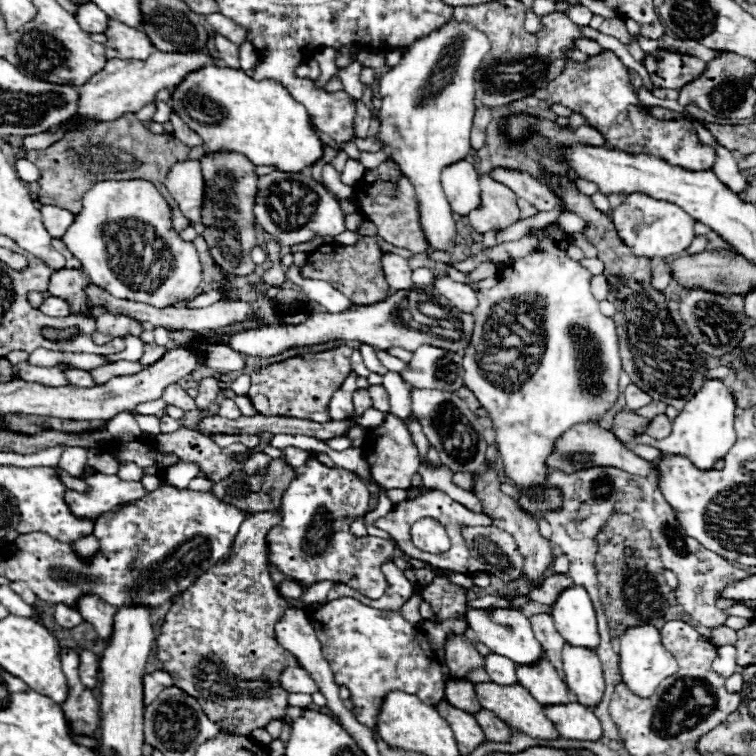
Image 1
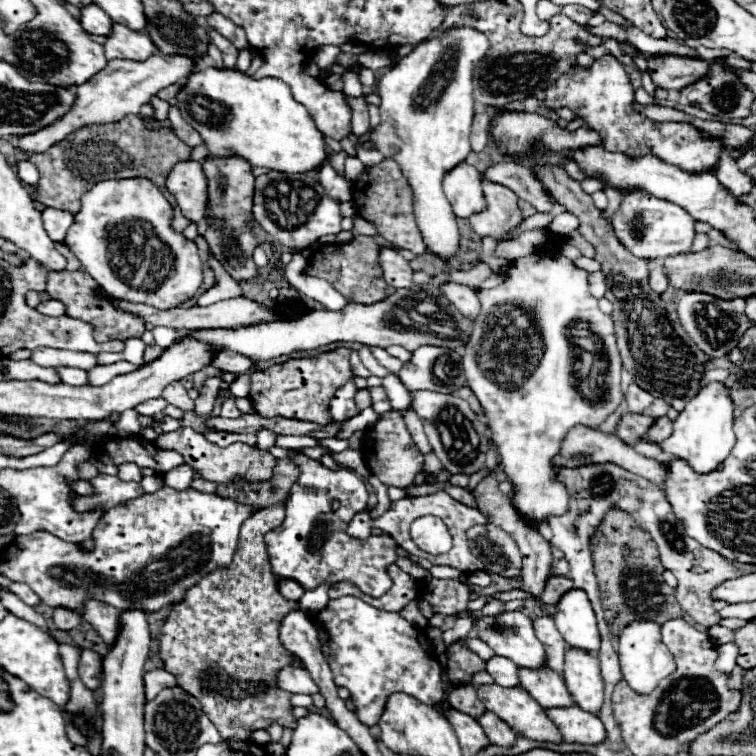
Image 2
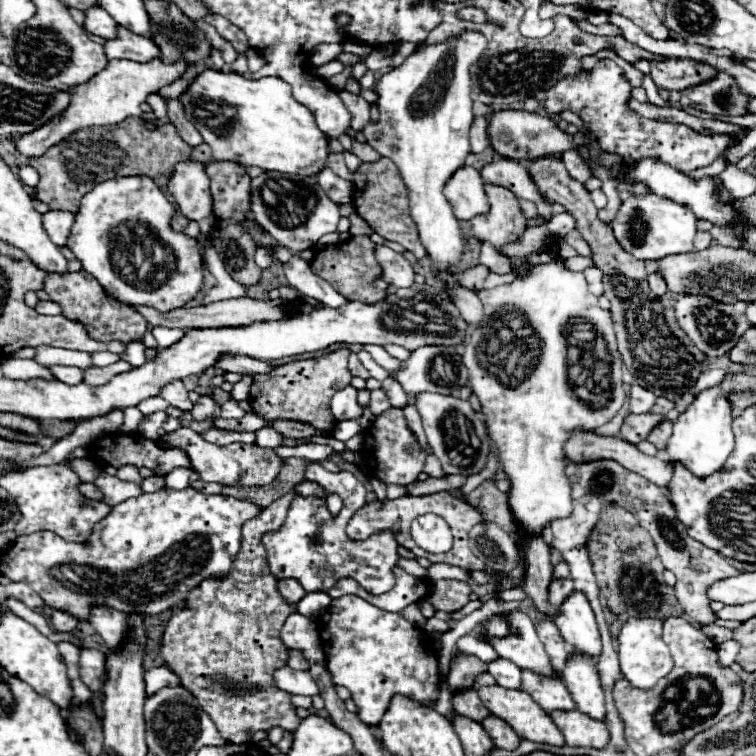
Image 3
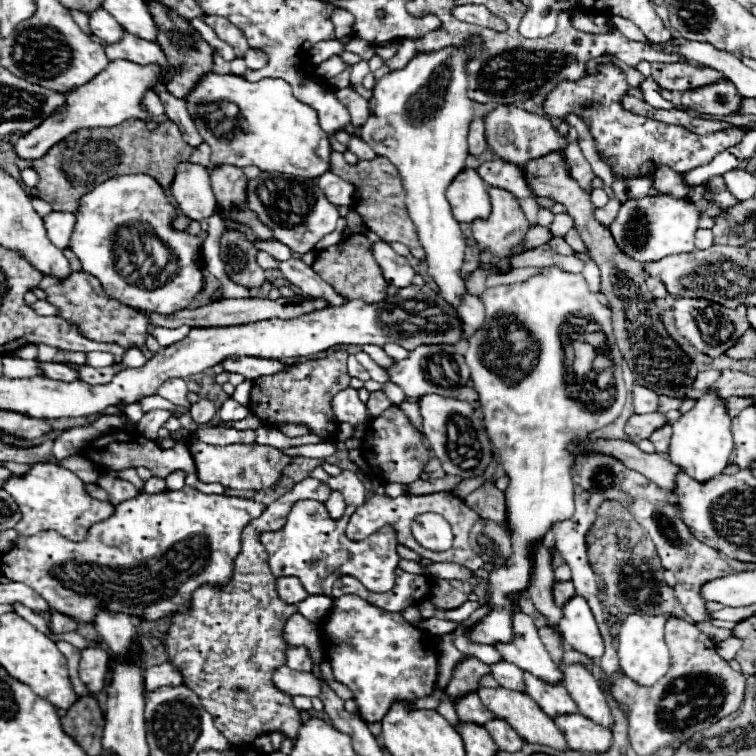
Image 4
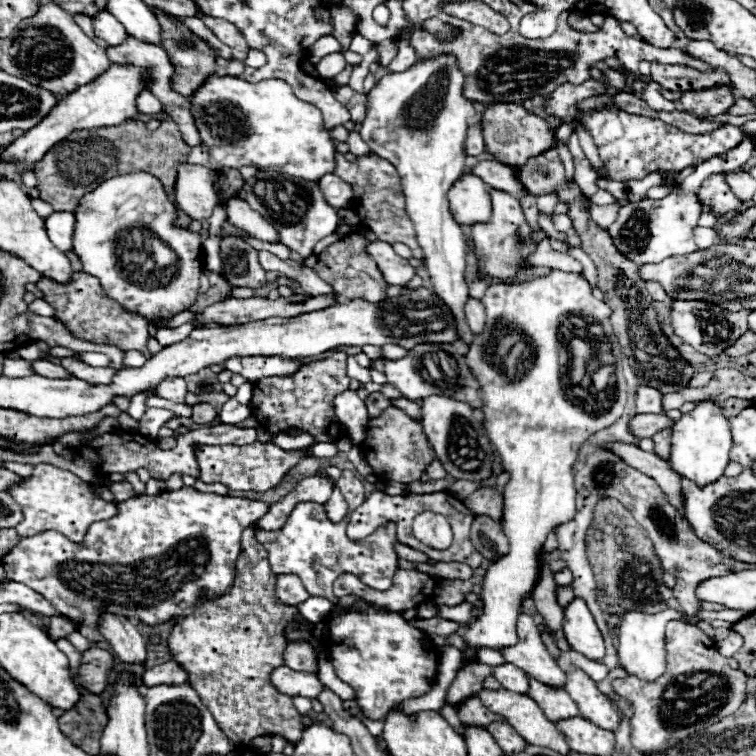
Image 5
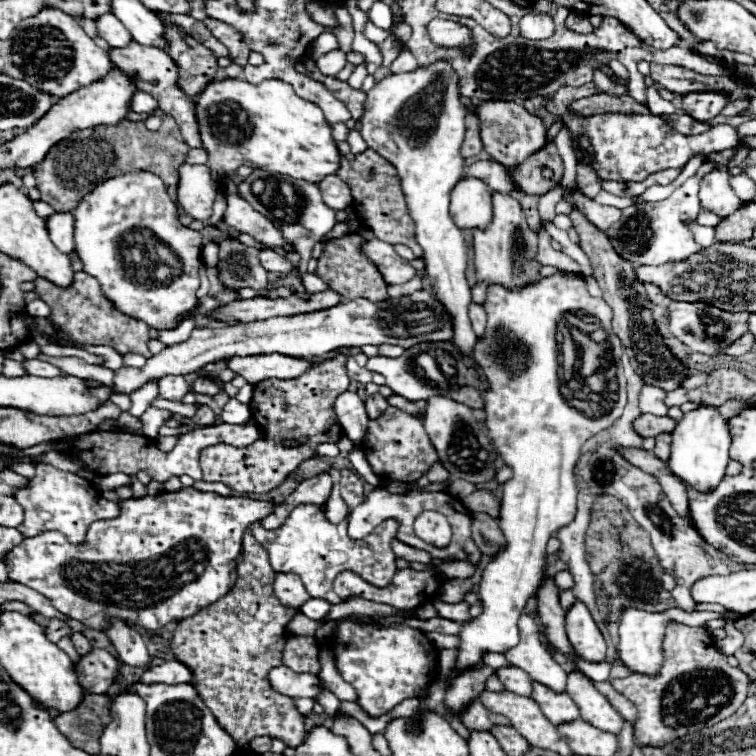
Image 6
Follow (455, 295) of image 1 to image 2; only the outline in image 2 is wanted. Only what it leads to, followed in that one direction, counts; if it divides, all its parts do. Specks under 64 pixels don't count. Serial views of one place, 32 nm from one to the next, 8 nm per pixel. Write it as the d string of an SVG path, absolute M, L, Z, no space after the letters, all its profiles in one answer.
M444 282L440 286L440 290L462 312L462 316L476 322L476 318L480 316L480 300L472 288L462 286L462 284L454 284L454 282Z

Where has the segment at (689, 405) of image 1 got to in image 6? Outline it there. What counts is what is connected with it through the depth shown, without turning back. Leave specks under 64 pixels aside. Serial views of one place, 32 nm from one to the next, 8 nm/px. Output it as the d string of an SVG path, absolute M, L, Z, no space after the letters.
M700 406L698 410L686 412L684 418L676 424L672 432L672 454L668 460L668 470L698 492L716 488L726 476L724 470L730 460L728 458L730 444L732 440L730 440L728 420L718 414L718 408Z

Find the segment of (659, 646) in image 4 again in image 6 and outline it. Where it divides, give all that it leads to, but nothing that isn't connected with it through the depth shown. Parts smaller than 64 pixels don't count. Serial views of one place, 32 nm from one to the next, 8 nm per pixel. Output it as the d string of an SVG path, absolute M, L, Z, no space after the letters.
M624 608L618 620L618 634L620 634L618 654L622 664L626 664L632 672L640 672L640 674L658 672L662 666L662 636L668 620L680 620L688 626L702 626L704 622L714 620L714 612L682 612L680 608L672 608L662 614L650 614L638 608Z

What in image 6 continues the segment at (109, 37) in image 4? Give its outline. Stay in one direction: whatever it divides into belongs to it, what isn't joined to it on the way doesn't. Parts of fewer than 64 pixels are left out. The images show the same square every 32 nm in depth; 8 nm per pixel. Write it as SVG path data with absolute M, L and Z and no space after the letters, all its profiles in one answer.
M104 14L102 18L96 20L96 26L100 38L104 38L112 48L124 48L132 40L132 34L114 14Z

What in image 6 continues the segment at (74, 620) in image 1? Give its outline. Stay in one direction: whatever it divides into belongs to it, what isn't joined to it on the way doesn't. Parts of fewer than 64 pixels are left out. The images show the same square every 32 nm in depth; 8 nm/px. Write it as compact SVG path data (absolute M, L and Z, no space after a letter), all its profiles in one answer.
M52 618L52 620L48 622L48 626L44 628L46 638L48 638L50 642L54 642L54 644L56 644L62 636L66 636L66 634L70 634L70 632L72 632L72 630L70 630L62 620L54 620L54 618Z

